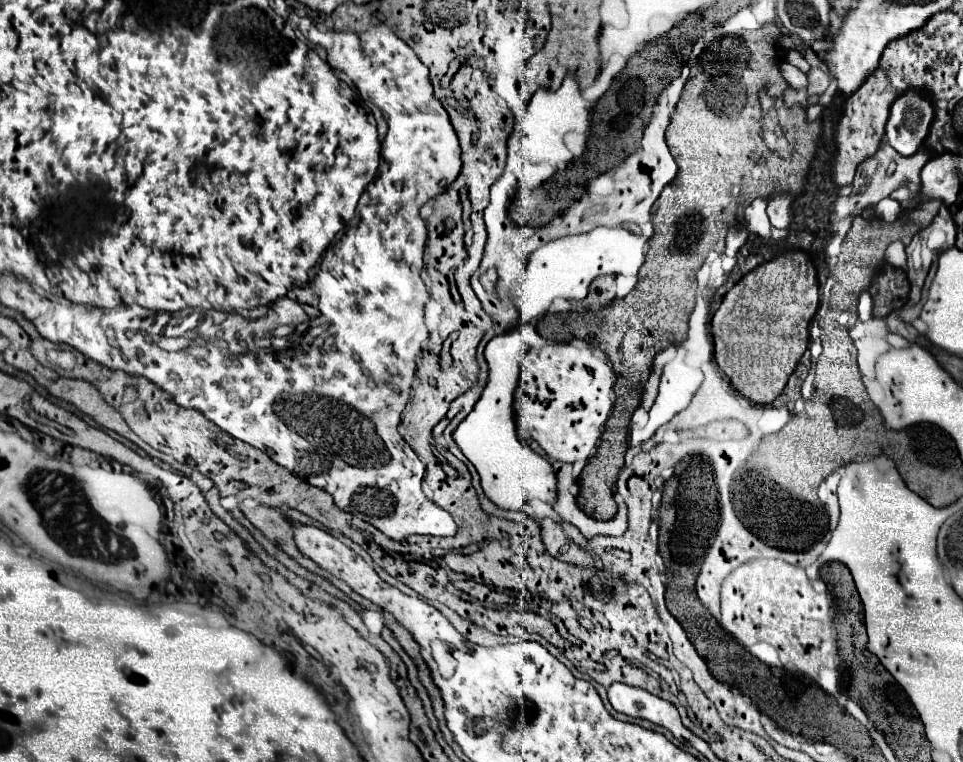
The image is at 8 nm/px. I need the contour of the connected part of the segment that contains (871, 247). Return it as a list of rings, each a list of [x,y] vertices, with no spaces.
[[[927,200],[927,202],[919,202],[917,206],[909,208],[909,210],[903,210],[899,214],[899,220],[895,222],[885,222],[881,218],[871,218],[871,220],[865,220],[863,216],[855,216],[853,220],[853,226],[849,228],[843,244],[841,244],[841,254],[839,254],[839,262],[833,270],[833,288],[831,288],[831,296],[829,296],[829,316],[831,318],[837,318],[839,322],[843,322],[847,328],[851,328],[859,318],[857,318],[857,298],[863,290],[869,288],[869,282],[875,274],[875,270],[879,268],[881,260],[883,260],[883,252],[885,248],[895,242],[895,240],[901,240],[903,244],[909,244],[911,238],[927,228],[933,218],[937,216],[941,208],[941,202],[939,200]]]

